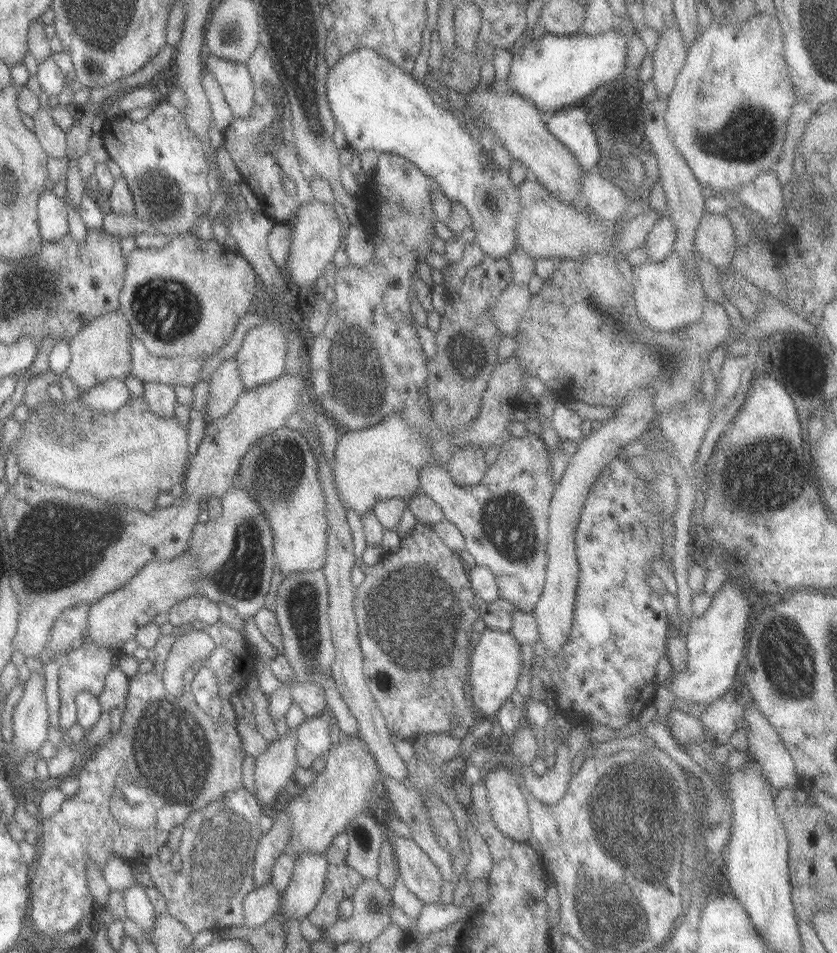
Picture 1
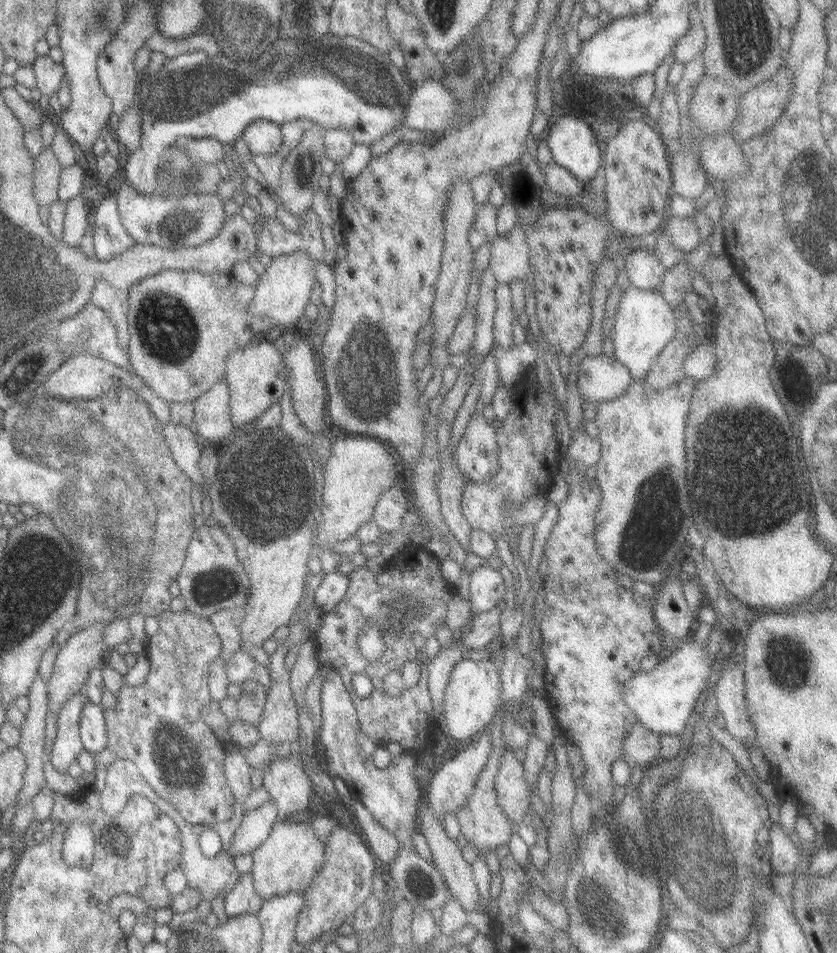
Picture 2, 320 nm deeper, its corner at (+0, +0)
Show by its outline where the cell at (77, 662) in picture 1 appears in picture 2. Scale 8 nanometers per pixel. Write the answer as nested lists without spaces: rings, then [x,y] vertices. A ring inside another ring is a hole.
[[[81,690],[65,701],[56,716],[56,735],[48,760],[59,774],[67,773],[69,764],[76,762],[77,755],[82,750],[78,720],[85,701]]]

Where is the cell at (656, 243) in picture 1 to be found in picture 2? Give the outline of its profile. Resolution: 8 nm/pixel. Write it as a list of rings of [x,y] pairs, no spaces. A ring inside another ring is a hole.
[[[644,245],[626,255],[624,272],[629,284],[639,290],[655,289],[660,283],[664,268],[659,264],[652,250]]]

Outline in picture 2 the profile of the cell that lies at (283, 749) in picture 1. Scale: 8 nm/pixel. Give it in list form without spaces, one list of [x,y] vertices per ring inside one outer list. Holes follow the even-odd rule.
[[[267,800],[256,809],[247,810],[235,829],[228,854],[230,856],[247,856],[267,837],[271,825],[277,820],[277,811],[271,801]]]

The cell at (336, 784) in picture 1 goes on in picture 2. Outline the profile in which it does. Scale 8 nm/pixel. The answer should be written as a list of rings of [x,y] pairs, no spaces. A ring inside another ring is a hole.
[[[304,816],[273,823],[268,837],[249,854],[252,859],[249,873],[257,896],[263,901],[306,889],[322,865],[322,844],[314,837]]]

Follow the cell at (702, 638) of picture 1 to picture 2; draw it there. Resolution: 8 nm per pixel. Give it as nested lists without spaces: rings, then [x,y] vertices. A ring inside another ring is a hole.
[[[685,638],[671,650],[659,657],[658,663],[650,670],[635,673],[621,689],[621,700],[624,705],[634,714],[637,723],[642,724],[653,734],[680,735],[683,726],[694,710],[694,704],[701,692],[708,688],[708,676],[710,675],[710,659],[707,644],[696,644],[693,639]]]

